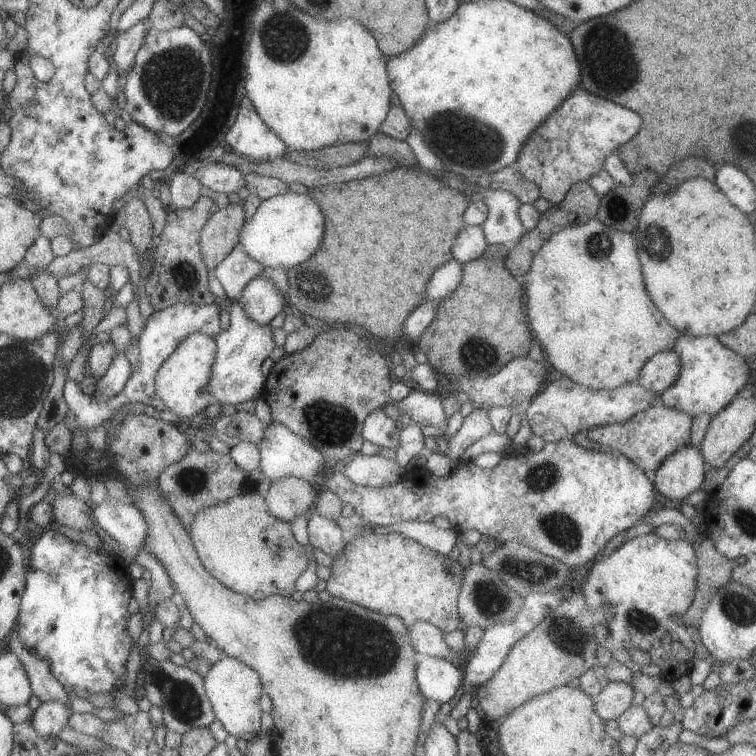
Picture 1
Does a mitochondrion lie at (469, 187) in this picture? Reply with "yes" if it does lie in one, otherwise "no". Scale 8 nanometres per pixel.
no

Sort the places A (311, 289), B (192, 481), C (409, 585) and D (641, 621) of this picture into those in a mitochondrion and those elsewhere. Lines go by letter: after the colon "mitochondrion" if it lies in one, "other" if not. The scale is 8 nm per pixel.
A: mitochondrion
B: mitochondrion
C: other
D: mitochondrion

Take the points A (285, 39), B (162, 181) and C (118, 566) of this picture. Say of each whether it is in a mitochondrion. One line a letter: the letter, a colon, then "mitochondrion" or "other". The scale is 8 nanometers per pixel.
A: mitochondrion
B: other
C: other

